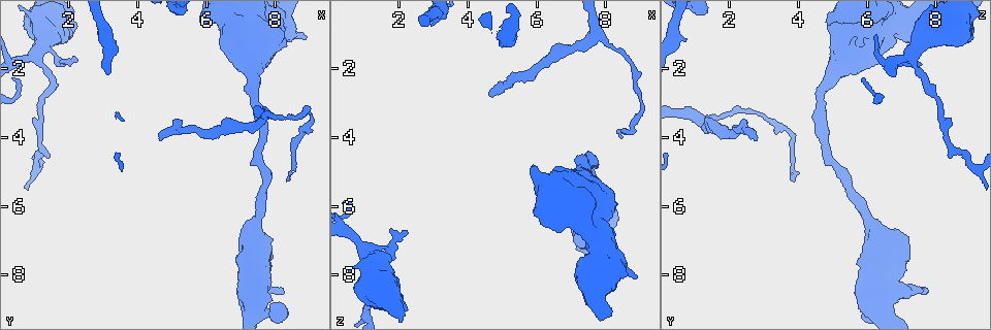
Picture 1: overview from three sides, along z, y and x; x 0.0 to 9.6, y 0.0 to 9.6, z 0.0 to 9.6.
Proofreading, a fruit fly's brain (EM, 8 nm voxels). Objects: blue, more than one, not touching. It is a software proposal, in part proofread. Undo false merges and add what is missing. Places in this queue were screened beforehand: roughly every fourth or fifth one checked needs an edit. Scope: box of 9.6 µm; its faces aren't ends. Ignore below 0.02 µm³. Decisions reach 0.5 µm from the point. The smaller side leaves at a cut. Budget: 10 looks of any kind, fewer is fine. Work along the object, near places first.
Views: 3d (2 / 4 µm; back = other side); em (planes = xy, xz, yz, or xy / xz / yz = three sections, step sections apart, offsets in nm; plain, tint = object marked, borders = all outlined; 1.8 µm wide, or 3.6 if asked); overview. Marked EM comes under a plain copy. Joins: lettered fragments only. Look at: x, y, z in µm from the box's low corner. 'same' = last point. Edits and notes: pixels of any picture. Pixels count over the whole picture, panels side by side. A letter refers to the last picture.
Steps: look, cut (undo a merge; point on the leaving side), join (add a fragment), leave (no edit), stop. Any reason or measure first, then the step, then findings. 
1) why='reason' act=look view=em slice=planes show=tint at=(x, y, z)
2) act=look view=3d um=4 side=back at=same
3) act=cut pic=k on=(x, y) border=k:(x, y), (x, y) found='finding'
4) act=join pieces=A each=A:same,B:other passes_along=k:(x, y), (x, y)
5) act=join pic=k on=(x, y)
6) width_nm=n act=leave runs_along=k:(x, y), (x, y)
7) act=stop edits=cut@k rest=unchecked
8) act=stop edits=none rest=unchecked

why='thin end' act=look view=em slice=planes show=tint at=(8.35, 5.30, 3.80)

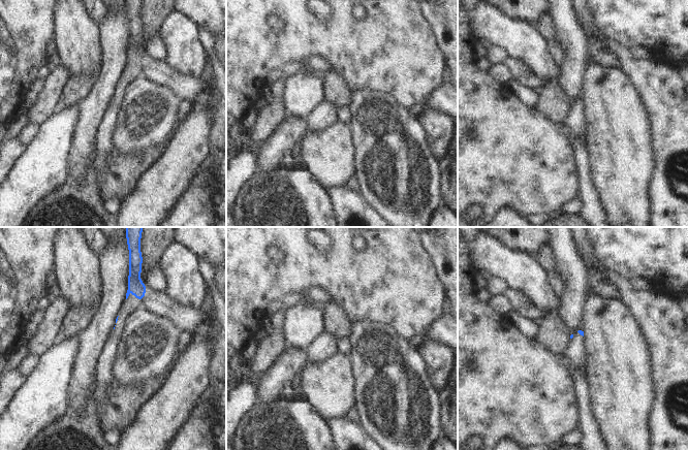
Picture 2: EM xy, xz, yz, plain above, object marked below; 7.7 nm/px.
why='what lies round it' act=look view=em slice=planes show=borders at=same

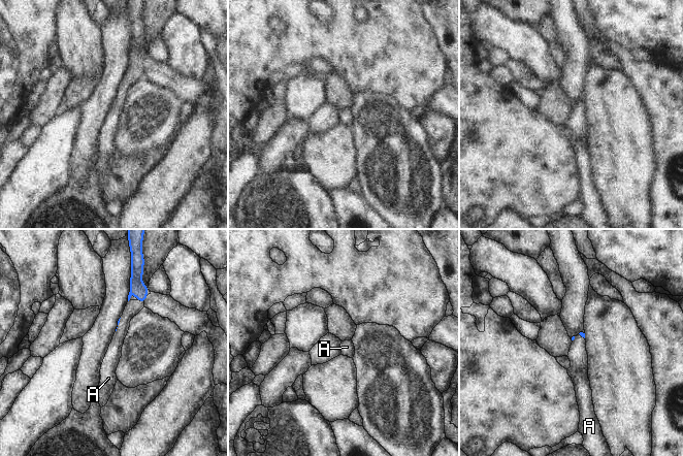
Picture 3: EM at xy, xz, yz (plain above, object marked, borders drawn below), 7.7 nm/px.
longest_contact=A:70nm act=join pieces=A each=A:same found='the neuron continues'

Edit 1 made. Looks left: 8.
why='calibre changes' act=look view=3d um=4 side=back at=(7.40, 6.75, 6.25)

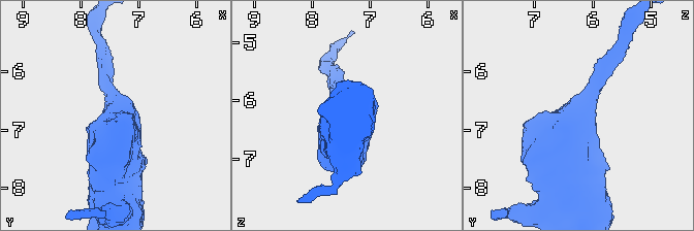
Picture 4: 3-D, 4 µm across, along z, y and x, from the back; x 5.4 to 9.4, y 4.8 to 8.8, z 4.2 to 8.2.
act=look view=em um=3.6 slice=yz step=16 show=tint at=(7.35, 6.75, 6.30)

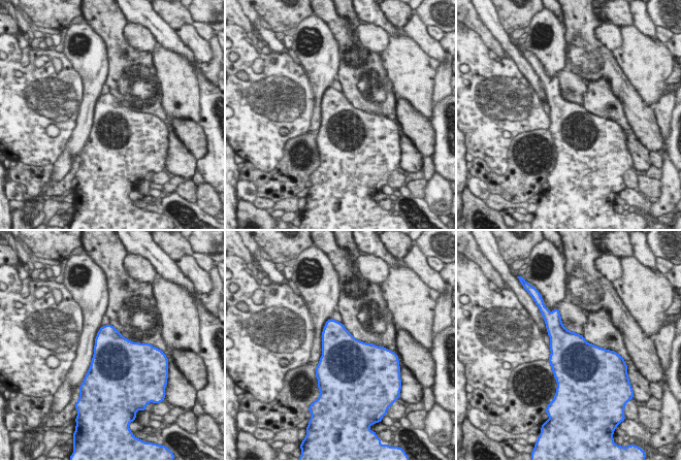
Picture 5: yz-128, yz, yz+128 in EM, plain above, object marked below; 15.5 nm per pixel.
act=look view=em um=3.6 slice=planes show=borders at=same

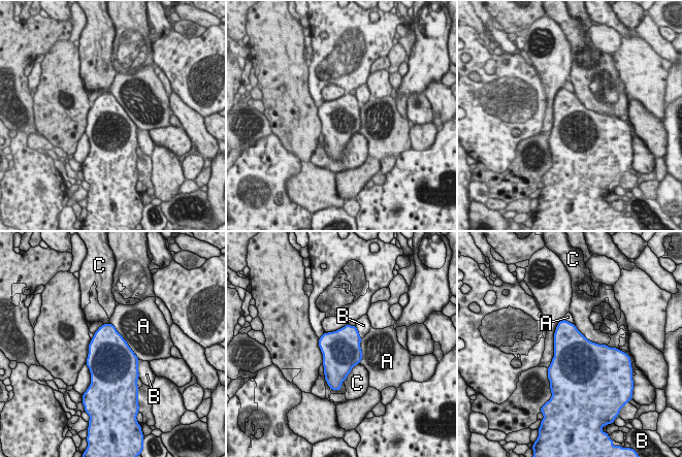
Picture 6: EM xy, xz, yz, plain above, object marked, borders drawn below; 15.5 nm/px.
longest_contact=A:700nm act=leave each=A:other,B:other,C:other found='all the same neuron'

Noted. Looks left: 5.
why='free end' act=look view=3d um=4 at=(8.90, 1.10, 8.05)

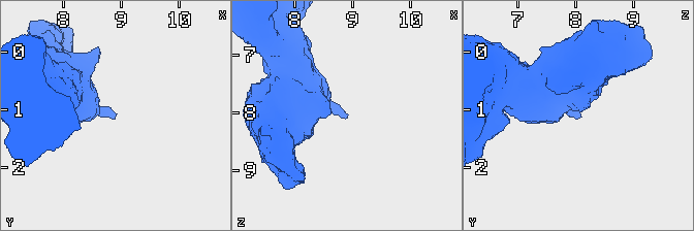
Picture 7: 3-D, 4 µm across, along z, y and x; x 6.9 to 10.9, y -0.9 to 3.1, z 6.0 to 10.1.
act=look view=em slice=yz step=8 show=borders at=(8.90, 1.10, 8.10)

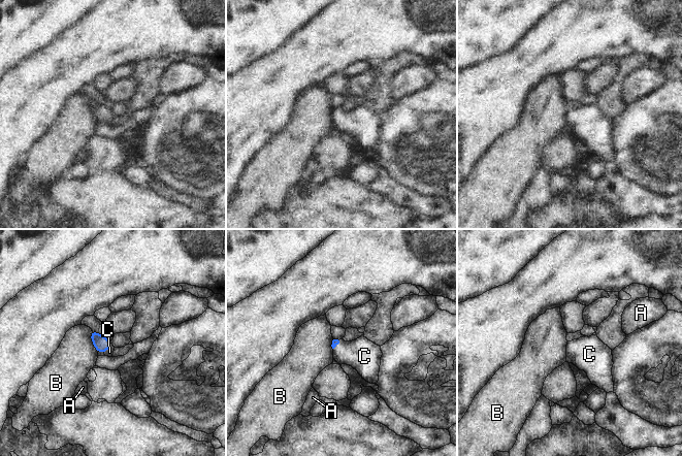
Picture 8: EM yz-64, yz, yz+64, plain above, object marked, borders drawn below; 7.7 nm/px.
why='cut it another way' act=look view=em slice=planes show=borders at=same

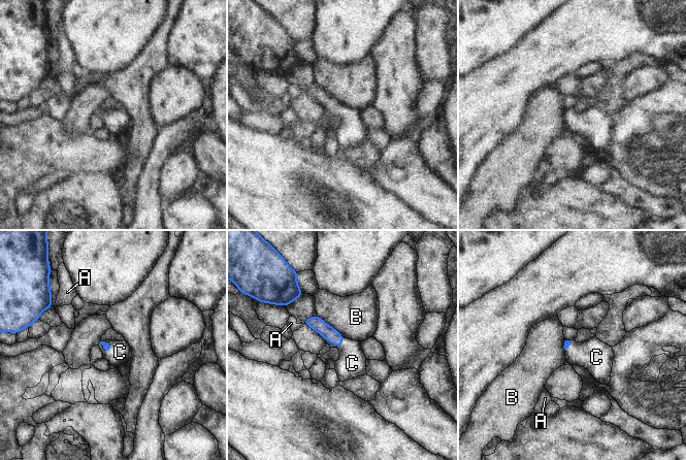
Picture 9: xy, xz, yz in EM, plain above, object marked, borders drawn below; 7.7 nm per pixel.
act=join pieces=C each=A:other,B:other,C:same passes_along=9:(106, 347), (104, 349), (120, 352) found='it goes on there'

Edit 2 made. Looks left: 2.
act=look view=overview

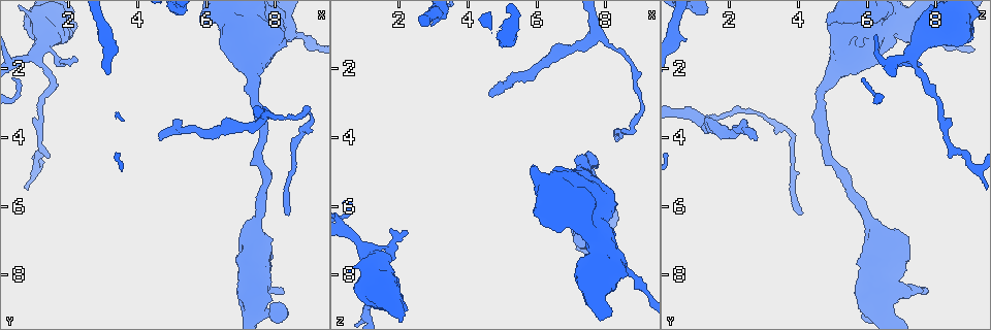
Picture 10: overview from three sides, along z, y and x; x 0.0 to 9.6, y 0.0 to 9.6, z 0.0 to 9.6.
why='narrows sharply' act=look view=em slice=xy step=16 show=borders at=(1.05, 1.65, 7.25)

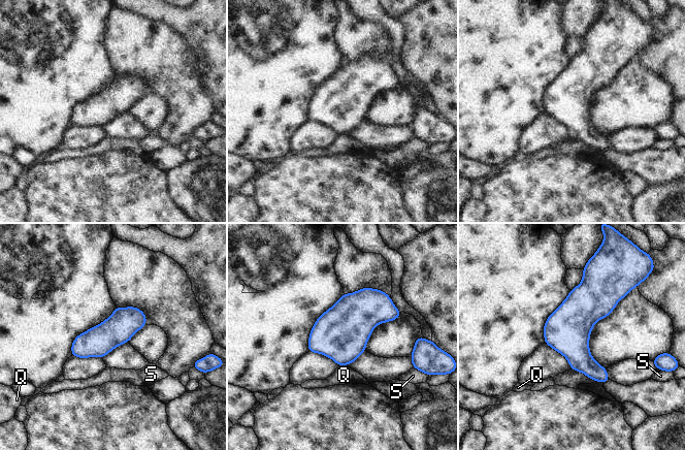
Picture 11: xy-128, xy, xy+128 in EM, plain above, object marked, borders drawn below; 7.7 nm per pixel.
act=leave each=Q:other,S:other border=11:(346, 364), (338, 366) found='one neuron here'

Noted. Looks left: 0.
act=stop edits=join@3,join@9 rest=unchecked

